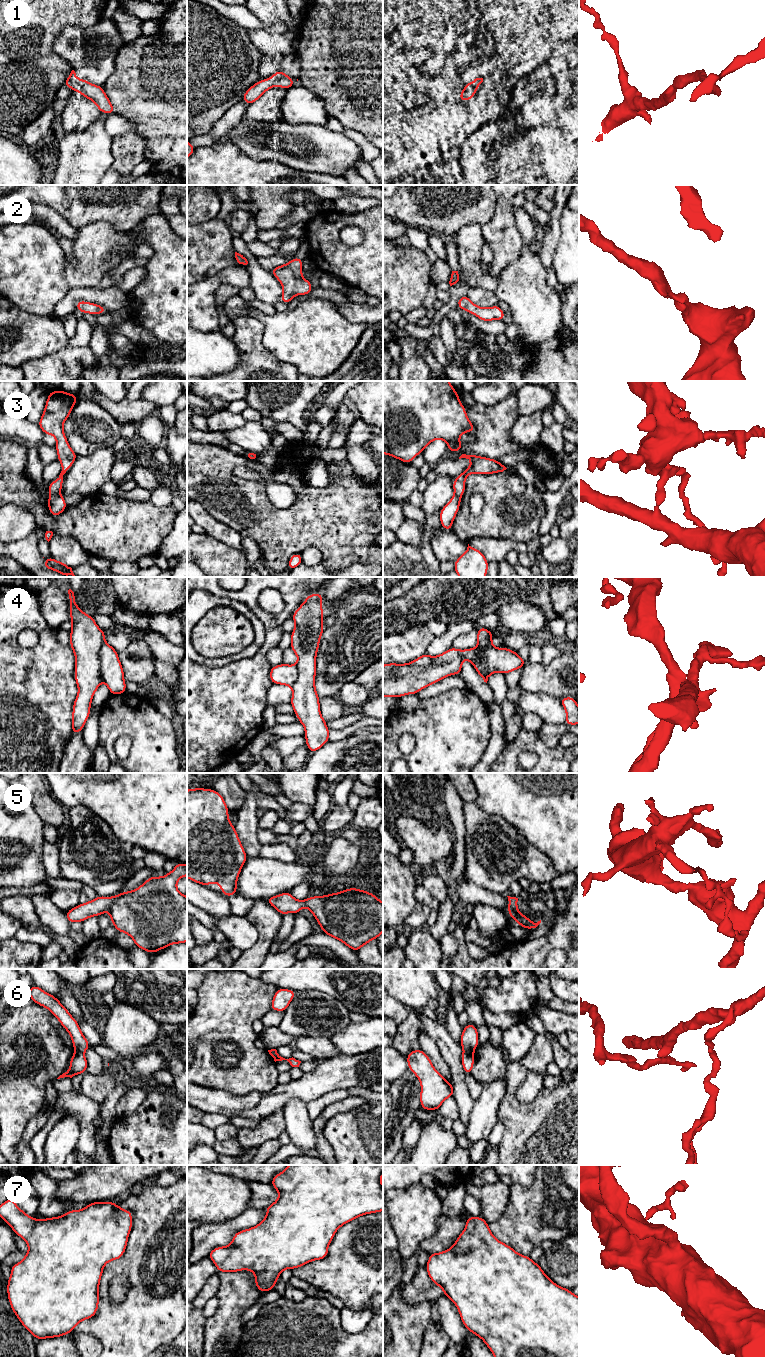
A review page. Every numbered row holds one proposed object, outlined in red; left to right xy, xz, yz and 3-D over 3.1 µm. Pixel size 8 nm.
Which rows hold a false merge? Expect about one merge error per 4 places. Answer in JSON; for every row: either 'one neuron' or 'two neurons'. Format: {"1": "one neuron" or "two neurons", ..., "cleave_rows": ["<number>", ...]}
{"1": "one neuron", "2": "one neuron", "3": "two neurons", "4": "two neurons", "5": "one neuron", "6": "two neurons", "7": "one neuron", "cleave_rows": ["3", "4", "6"]}

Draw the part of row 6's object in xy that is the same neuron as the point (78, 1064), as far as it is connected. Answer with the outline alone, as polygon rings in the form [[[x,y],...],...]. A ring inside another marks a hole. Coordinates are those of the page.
[[[75,1052],[70,1059],[70,1068],[67,1072],[60,1075],[57,1079],[70,1077],[72,1078],[76,1074],[82,1074],[86,1072],[88,1062],[82,1052]]]

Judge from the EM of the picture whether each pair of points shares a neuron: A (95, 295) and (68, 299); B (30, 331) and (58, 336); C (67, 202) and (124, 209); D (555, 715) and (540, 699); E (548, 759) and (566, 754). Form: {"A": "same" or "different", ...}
{"A": "same", "B": "same", "C": "same", "D": "same", "E": "same"}

